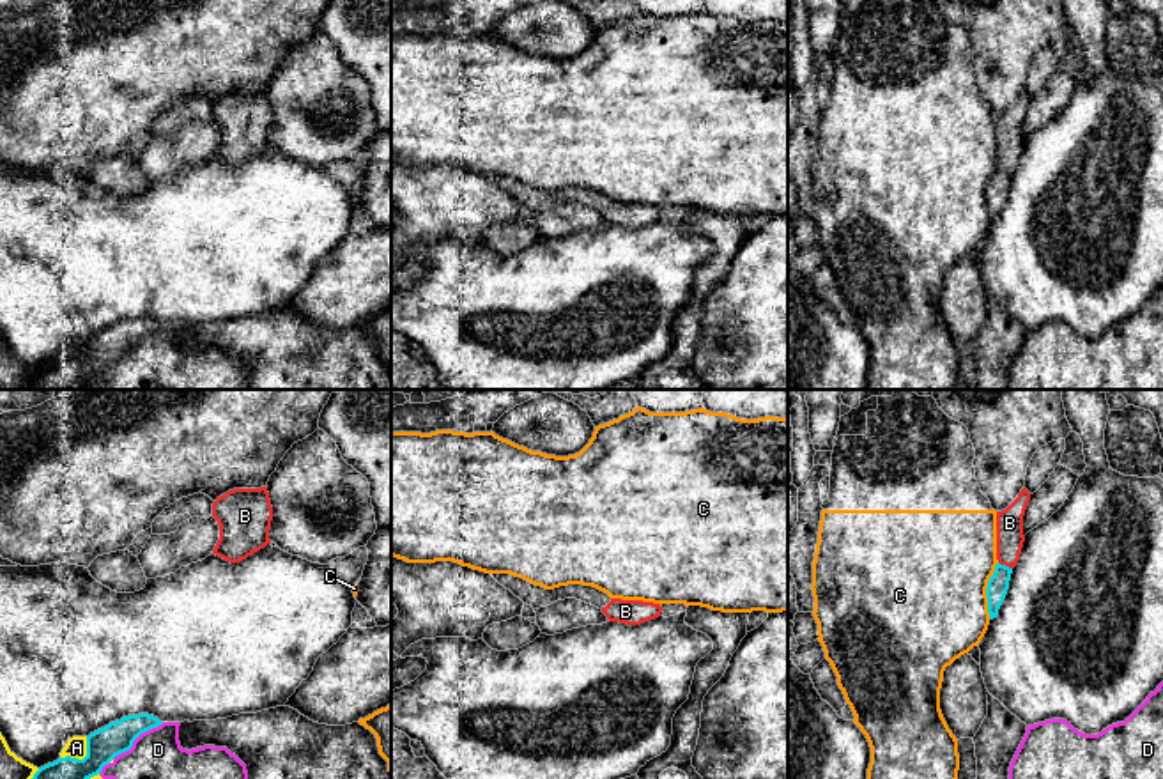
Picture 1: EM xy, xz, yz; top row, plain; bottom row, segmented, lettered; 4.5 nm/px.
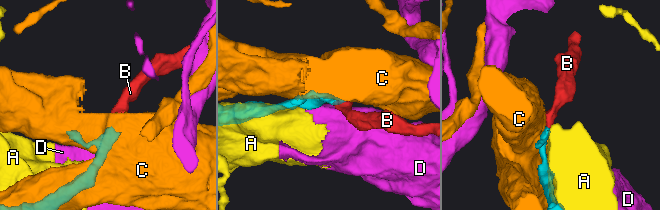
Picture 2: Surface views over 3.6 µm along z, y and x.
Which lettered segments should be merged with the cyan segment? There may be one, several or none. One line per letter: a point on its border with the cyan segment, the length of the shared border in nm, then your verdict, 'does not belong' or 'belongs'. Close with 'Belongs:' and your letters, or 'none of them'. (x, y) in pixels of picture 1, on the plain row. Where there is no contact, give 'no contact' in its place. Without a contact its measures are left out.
A: contact xy (84, 362); length 160 nm; does not belong
B: contact yz (1004, 169); length 70 nm; belongs
C: contact yz (986, 193); length 260 nm; does not belong
D: contact xy (137, 340); length 280 nm; does not belong
Belongs: B

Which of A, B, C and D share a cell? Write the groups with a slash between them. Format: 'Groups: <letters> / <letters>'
Groups: A D / B / C

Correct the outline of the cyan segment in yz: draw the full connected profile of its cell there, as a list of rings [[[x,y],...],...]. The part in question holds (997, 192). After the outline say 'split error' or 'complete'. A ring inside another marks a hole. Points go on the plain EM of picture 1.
[[[1023,90],[1018,101],[1002,115],[997,115],[997,170],[988,184],[988,216],[990,223],[997,221],[998,212],[1007,198],[1013,172],[1016,170],[1023,140],[1023,119],[1030,104],[1030,96]]]; split error

